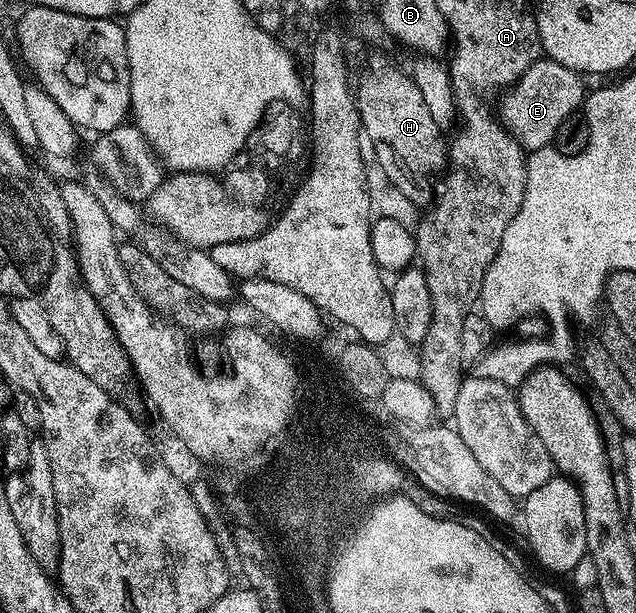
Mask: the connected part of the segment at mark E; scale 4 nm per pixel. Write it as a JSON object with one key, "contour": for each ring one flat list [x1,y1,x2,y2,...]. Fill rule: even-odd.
{"contour":[[547,57,535,59,530,69,526,69,520,80,513,83,499,100,498,118,525,152,542,149,555,140,558,125,562,125,566,117,581,110,586,98,586,86,584,87,583,82,585,83,585,80,580,72,566,69,566,65,558,65,558,61]]}

